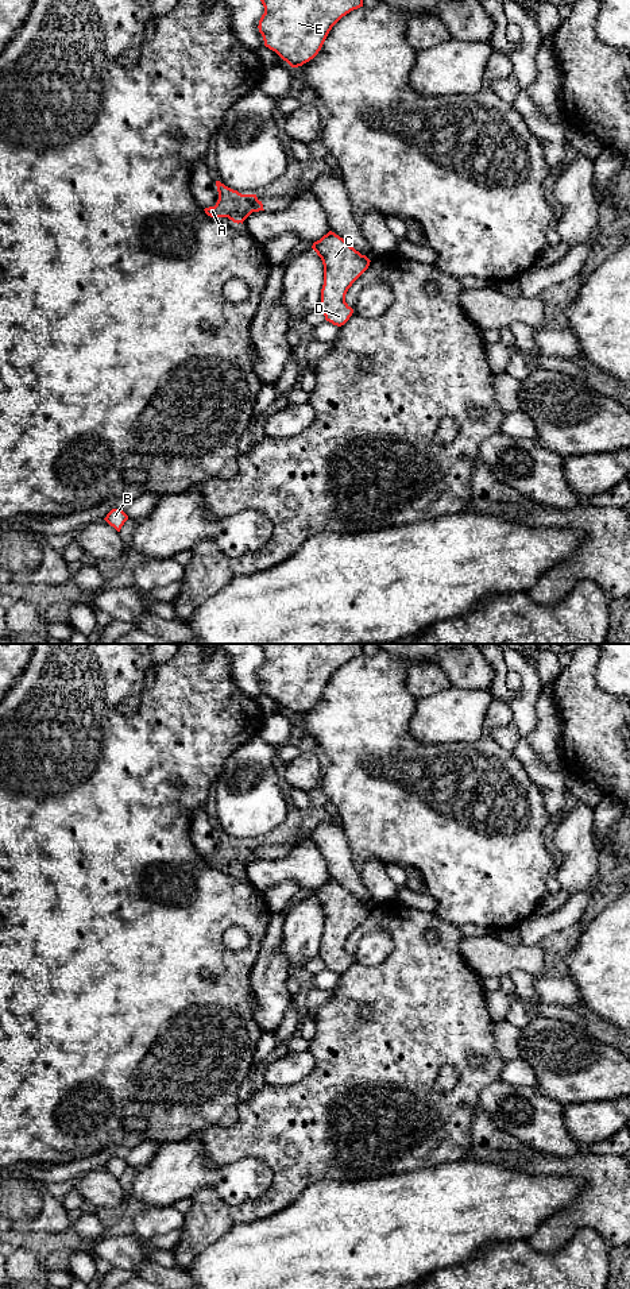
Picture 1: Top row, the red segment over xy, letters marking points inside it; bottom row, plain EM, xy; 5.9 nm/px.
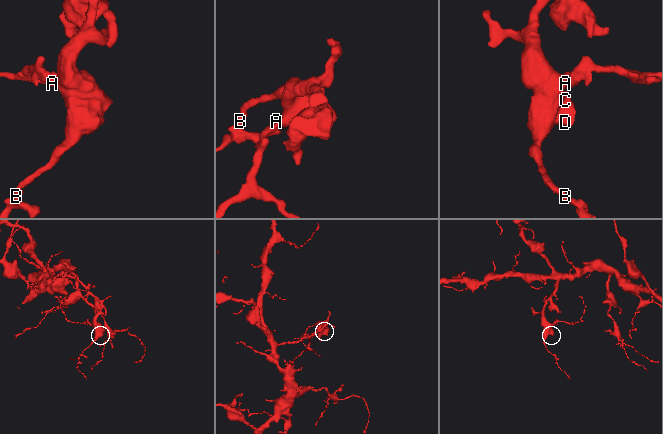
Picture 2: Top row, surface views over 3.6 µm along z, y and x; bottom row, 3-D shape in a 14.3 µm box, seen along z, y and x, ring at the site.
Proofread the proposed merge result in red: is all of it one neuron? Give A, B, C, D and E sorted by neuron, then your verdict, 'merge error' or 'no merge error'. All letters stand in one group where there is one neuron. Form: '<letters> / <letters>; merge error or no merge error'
A B C D E; no merge error

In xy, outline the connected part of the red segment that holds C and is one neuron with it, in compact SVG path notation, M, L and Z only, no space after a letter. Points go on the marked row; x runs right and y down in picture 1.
M332 231L314 242L312 248L324 265L324 285L318 308L326 321L341 327L353 313L345 302L345 294L368 269L371 260Z

